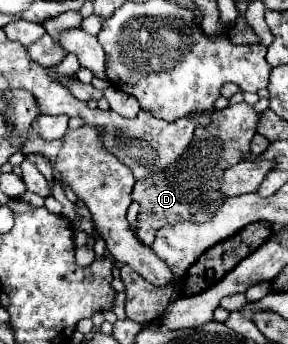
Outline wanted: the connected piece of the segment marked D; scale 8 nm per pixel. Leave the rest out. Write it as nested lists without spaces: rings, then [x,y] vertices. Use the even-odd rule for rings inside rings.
[[[236,104],[220,112],[212,112],[210,124],[194,132],[188,150],[172,162],[172,166],[160,174],[136,180],[132,192],[132,200],[140,204],[136,236],[146,246],[154,242],[156,230],[170,226],[172,222],[206,222],[212,218],[212,210],[216,210],[216,206],[226,198],[220,194],[220,174],[250,154],[250,140],[256,134],[256,122],[258,114],[250,104]]]

